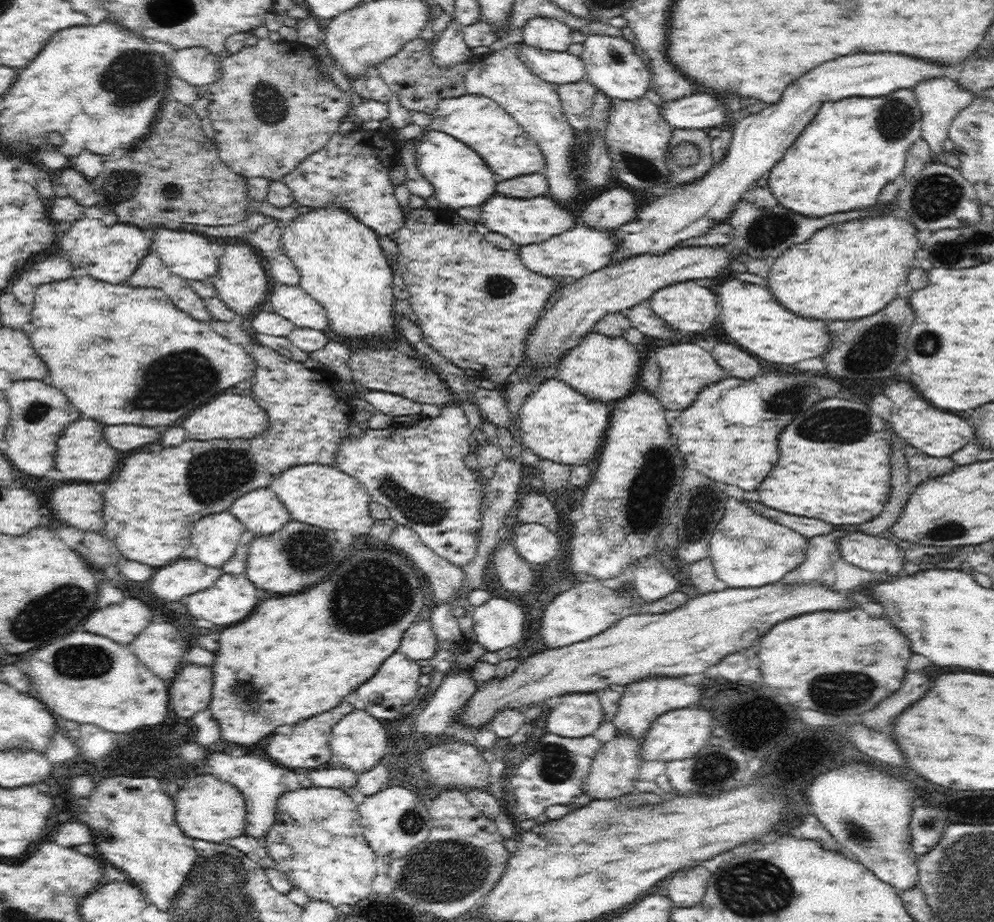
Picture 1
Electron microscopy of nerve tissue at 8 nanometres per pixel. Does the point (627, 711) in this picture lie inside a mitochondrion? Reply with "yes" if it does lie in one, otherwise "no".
no

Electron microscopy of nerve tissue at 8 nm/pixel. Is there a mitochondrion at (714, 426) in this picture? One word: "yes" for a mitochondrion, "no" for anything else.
no

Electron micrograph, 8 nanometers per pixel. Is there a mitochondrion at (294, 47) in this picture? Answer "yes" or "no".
no

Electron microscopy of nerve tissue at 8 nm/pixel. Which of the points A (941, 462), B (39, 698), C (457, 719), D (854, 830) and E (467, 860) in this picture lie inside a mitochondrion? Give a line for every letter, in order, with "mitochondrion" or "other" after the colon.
A: other
B: other
C: other
D: mitochondrion
E: mitochondrion

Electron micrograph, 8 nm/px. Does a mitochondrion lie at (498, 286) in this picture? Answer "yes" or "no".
yes

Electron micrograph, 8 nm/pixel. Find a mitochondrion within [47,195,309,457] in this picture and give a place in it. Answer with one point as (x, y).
(169, 382)

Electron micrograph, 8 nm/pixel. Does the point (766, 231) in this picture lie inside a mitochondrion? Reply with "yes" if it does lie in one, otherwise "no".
yes

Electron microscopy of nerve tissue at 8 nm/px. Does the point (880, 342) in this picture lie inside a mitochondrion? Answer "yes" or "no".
yes

